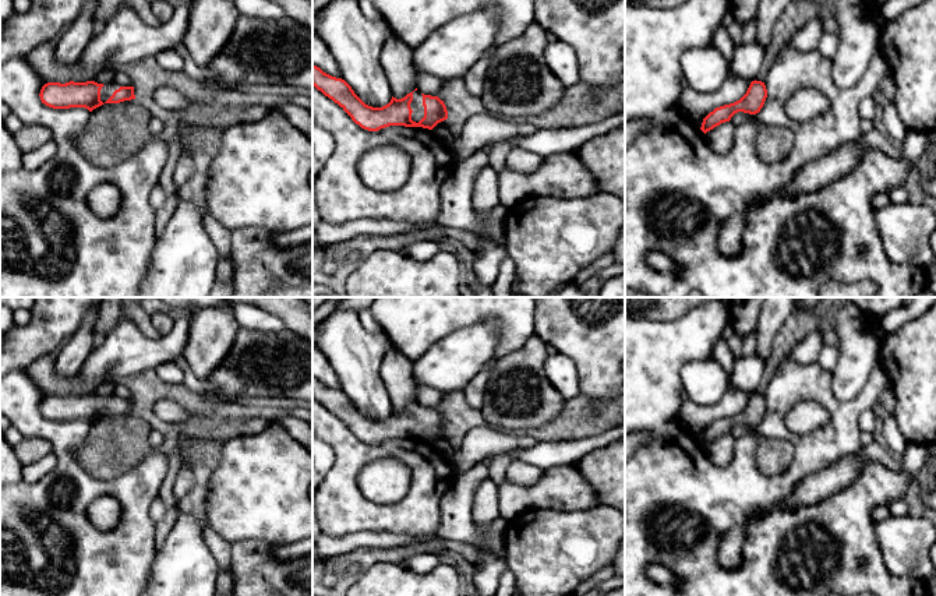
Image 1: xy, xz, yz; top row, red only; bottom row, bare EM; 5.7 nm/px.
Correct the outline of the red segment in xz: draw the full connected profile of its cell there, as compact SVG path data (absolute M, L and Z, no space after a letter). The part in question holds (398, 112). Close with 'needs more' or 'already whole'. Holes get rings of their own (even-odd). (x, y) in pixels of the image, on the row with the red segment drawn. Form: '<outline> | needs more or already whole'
M312 66L312 85L338 103L361 128L378 131L389 126L423 127L432 130L448 119L448 110L438 96L424 95L417 88L402 99L392 96L382 107L365 105L342 78Z | needs more

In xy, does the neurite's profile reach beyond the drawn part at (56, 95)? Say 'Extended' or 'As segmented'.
Extended

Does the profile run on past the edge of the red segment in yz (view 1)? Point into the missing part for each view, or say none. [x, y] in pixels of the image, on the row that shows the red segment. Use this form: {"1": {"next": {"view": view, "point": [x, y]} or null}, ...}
{"1": {"next": null}}

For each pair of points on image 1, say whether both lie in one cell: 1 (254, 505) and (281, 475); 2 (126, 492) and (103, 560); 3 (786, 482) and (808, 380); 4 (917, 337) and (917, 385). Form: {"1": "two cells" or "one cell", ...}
{"1": "one cell", "2": "one cell", "3": "one cell", "4": "one cell"}

